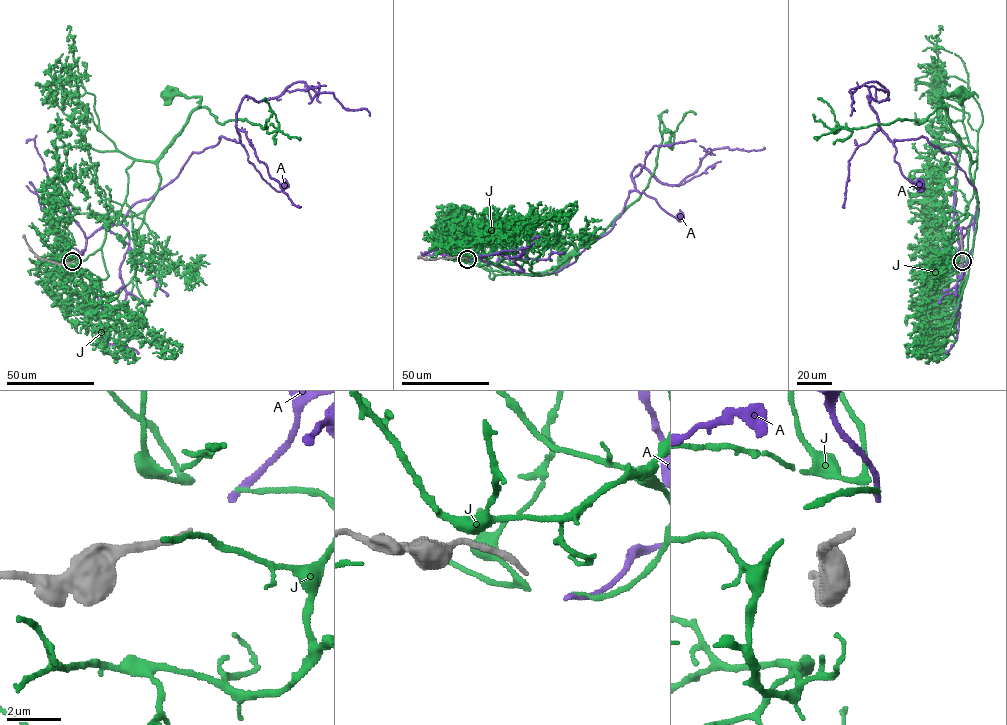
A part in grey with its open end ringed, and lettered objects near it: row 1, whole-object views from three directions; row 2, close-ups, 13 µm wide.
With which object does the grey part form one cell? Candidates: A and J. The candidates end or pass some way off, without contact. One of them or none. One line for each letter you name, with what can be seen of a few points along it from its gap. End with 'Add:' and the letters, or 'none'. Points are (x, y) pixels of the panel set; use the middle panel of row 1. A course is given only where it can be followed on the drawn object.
A: course (470, 261), (480, 256), (532, 276), (555, 273), (609, 231), (631, 191), (643, 191), (679, 221), (679, 216)
Add: A

